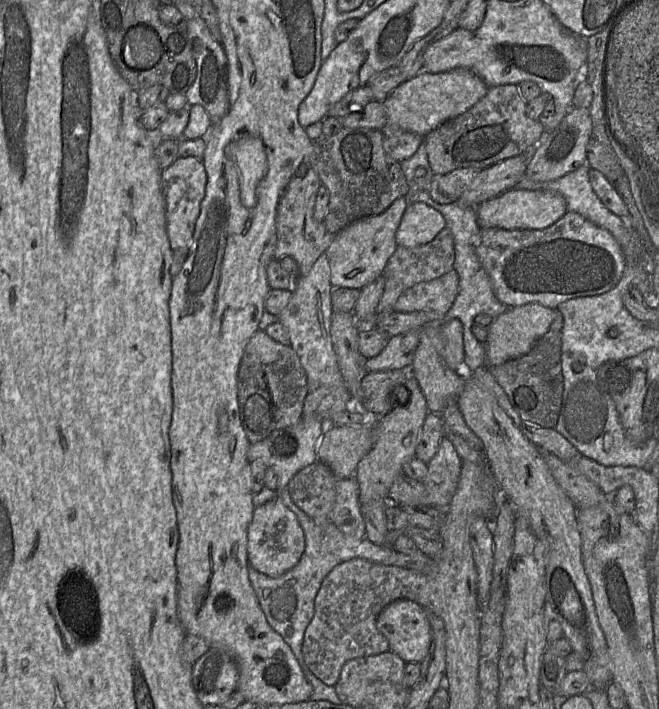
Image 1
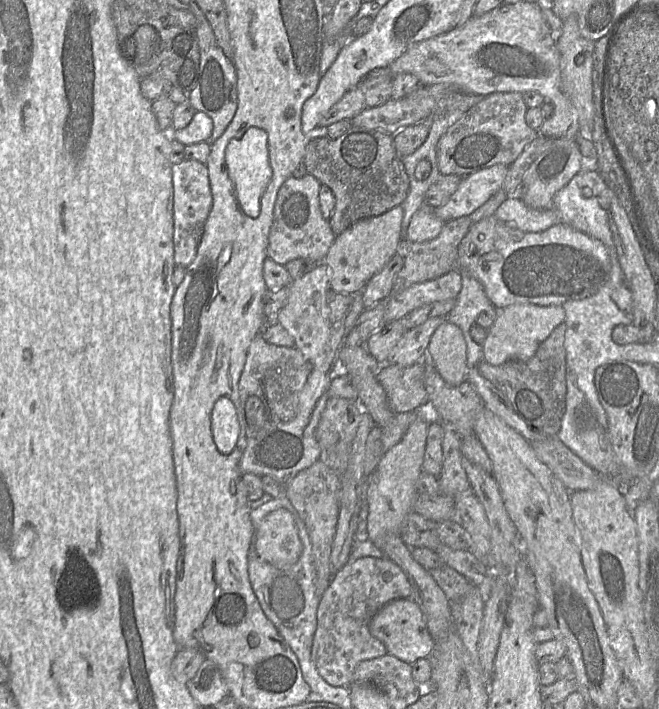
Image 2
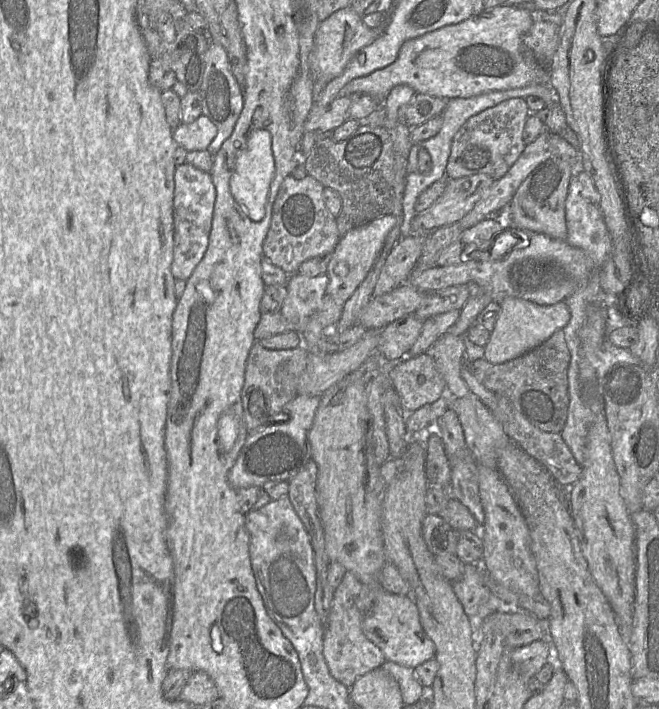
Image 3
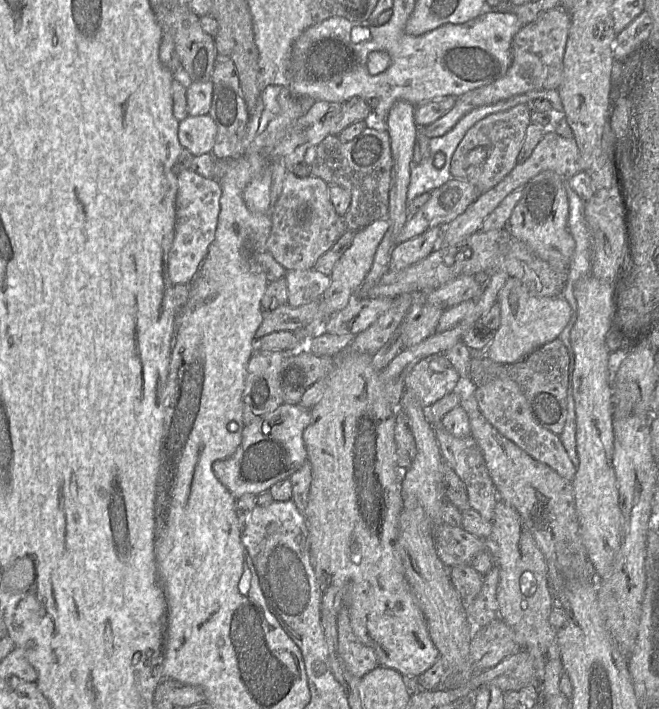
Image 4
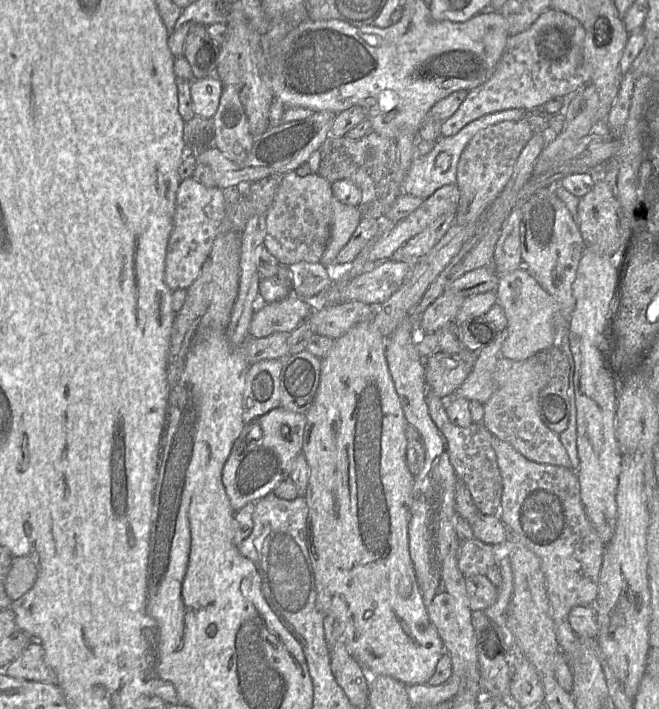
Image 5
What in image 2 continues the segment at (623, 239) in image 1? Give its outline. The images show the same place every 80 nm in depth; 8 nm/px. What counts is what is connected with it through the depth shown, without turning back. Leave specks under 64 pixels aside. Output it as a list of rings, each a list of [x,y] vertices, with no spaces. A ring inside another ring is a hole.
[[[580,171],[555,194],[554,207],[560,214],[560,222],[604,244],[612,267],[618,262],[618,256],[609,226],[608,211],[603,209],[594,197],[584,196],[583,186]]]

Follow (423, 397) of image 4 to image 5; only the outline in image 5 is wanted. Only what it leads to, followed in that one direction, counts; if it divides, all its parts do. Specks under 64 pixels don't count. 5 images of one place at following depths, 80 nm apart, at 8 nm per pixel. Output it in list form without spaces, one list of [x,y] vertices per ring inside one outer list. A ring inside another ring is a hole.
[[[467,349],[457,354],[441,351],[424,360],[424,377],[427,391],[443,398],[456,391],[473,370],[477,352]]]

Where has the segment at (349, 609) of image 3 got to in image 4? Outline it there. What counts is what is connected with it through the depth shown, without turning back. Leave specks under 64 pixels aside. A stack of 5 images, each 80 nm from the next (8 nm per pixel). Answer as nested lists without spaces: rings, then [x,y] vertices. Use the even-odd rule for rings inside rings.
[[[342,605],[336,616],[338,633],[337,651],[347,670],[357,678],[379,666],[374,650],[363,644],[354,634],[349,612]]]

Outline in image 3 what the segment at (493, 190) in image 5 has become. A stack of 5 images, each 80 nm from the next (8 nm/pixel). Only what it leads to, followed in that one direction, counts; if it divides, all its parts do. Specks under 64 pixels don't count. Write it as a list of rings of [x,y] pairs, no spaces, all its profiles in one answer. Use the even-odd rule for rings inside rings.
[[[511,98],[470,117],[455,134],[446,166],[448,179],[486,174],[499,180],[526,147],[523,134],[531,111],[523,98]]]

